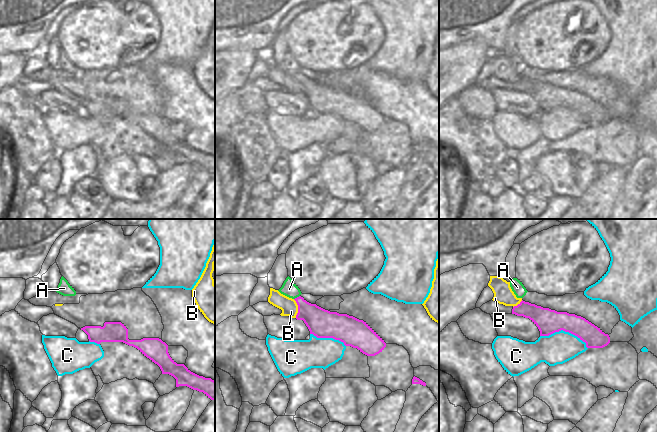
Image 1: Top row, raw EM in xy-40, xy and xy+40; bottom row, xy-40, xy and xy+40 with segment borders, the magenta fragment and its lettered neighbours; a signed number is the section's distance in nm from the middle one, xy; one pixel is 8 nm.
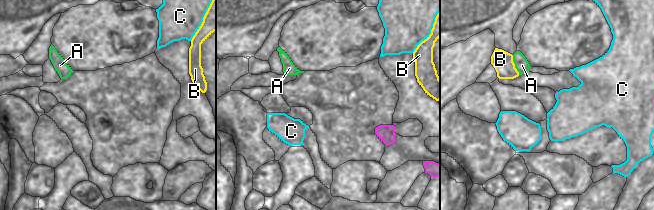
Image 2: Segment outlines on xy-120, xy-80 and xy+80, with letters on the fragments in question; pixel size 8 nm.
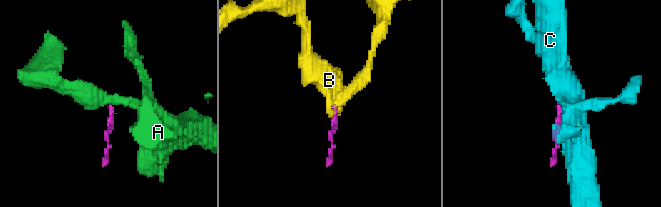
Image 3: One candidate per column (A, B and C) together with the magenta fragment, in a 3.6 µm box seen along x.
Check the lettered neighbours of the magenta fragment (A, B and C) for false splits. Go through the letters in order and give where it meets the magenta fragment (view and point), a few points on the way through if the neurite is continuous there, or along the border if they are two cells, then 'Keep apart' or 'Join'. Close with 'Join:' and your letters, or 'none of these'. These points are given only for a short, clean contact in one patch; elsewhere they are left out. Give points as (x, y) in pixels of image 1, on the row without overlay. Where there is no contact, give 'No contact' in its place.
A: Touches magenta at xy (297, 73). Boundary: xy (299, 71), (294, 75). Keep apart
B: Touches magenta at xy (298, 84). Boundary: xy (293, 75), (297, 81), (296, 93). Keep apart
C: Touches magenta at xy+40 (565, 107). Keep apart
Join: none of these.

